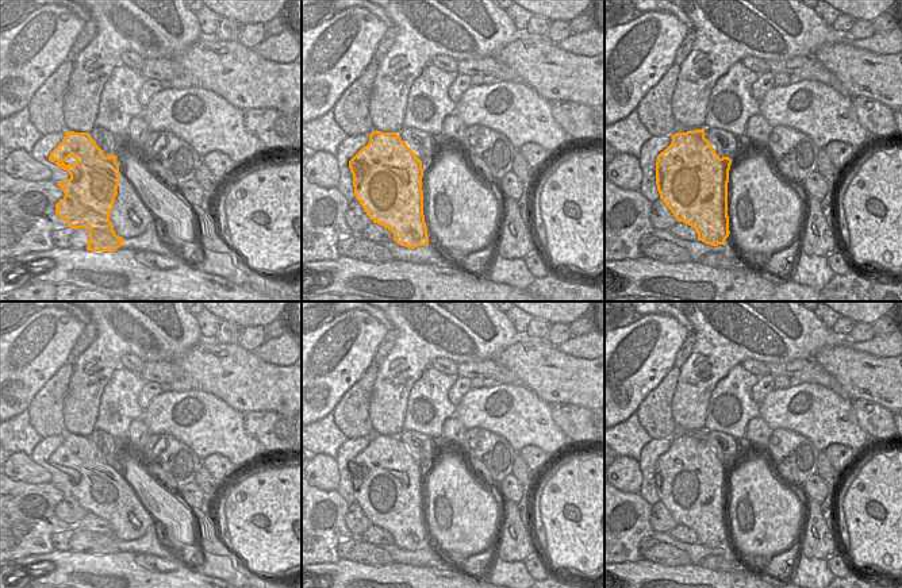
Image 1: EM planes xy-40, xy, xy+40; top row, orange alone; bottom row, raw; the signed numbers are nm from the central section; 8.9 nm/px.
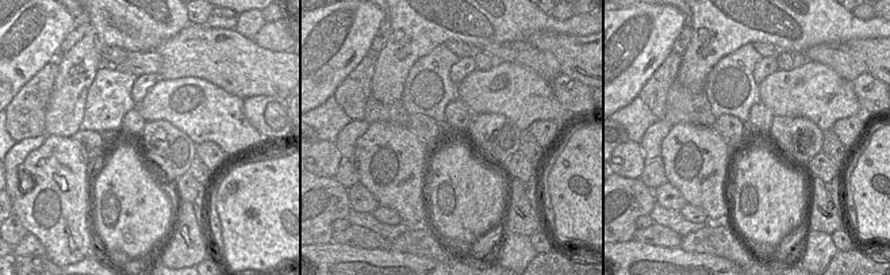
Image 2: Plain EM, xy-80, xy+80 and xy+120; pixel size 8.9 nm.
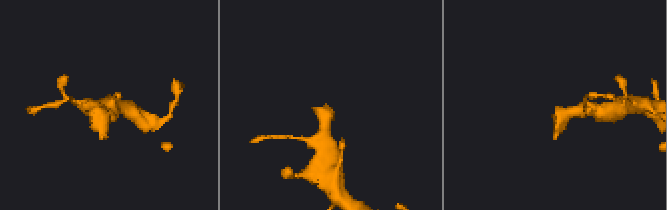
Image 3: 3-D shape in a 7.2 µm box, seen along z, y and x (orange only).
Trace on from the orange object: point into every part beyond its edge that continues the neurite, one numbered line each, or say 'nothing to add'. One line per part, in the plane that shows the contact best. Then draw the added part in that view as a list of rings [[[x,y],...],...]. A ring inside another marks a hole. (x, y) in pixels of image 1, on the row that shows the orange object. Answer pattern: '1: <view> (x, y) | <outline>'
1: xy-40 (58, 175) | [[[57,161],[50,162],[50,166],[49,166],[49,169],[50,169],[50,172],[51,172],[51,178],[50,178],[50,181],[53,181],[54,185],[58,185],[60,181],[69,180],[69,178],[70,178],[70,174],[69,174],[66,170],[58,168],[58,166],[55,165],[55,162],[57,162]]]

